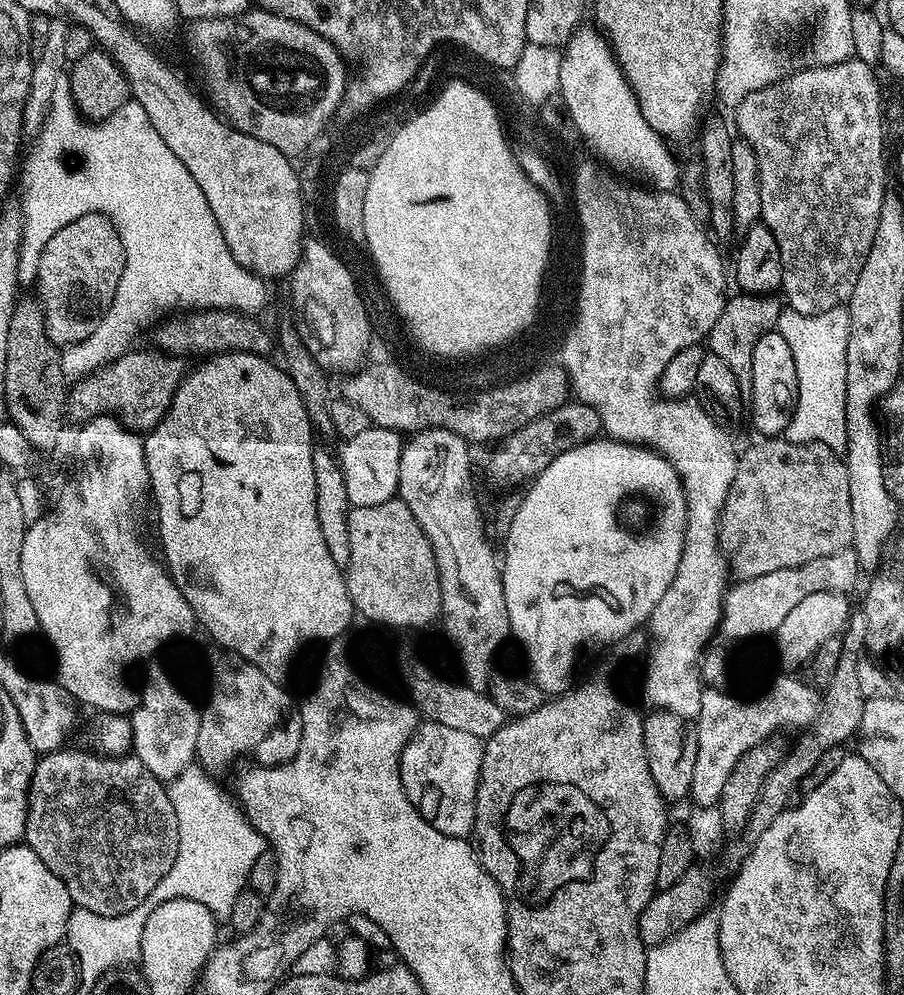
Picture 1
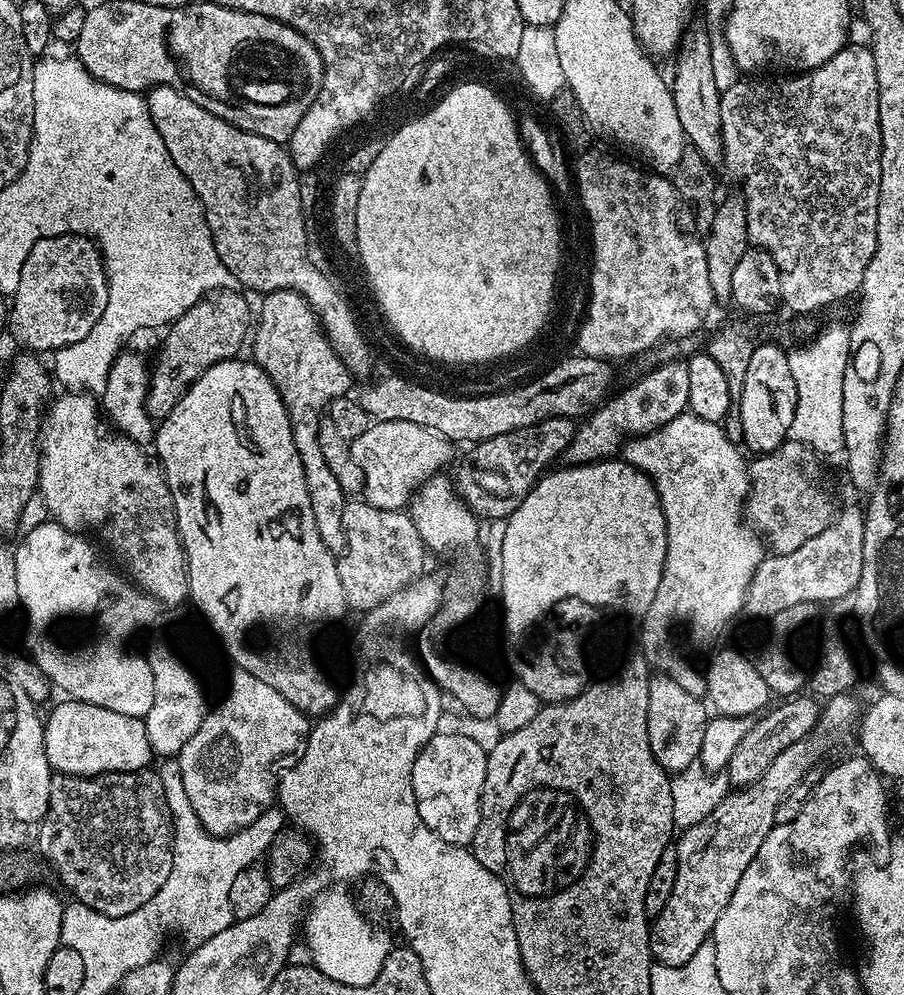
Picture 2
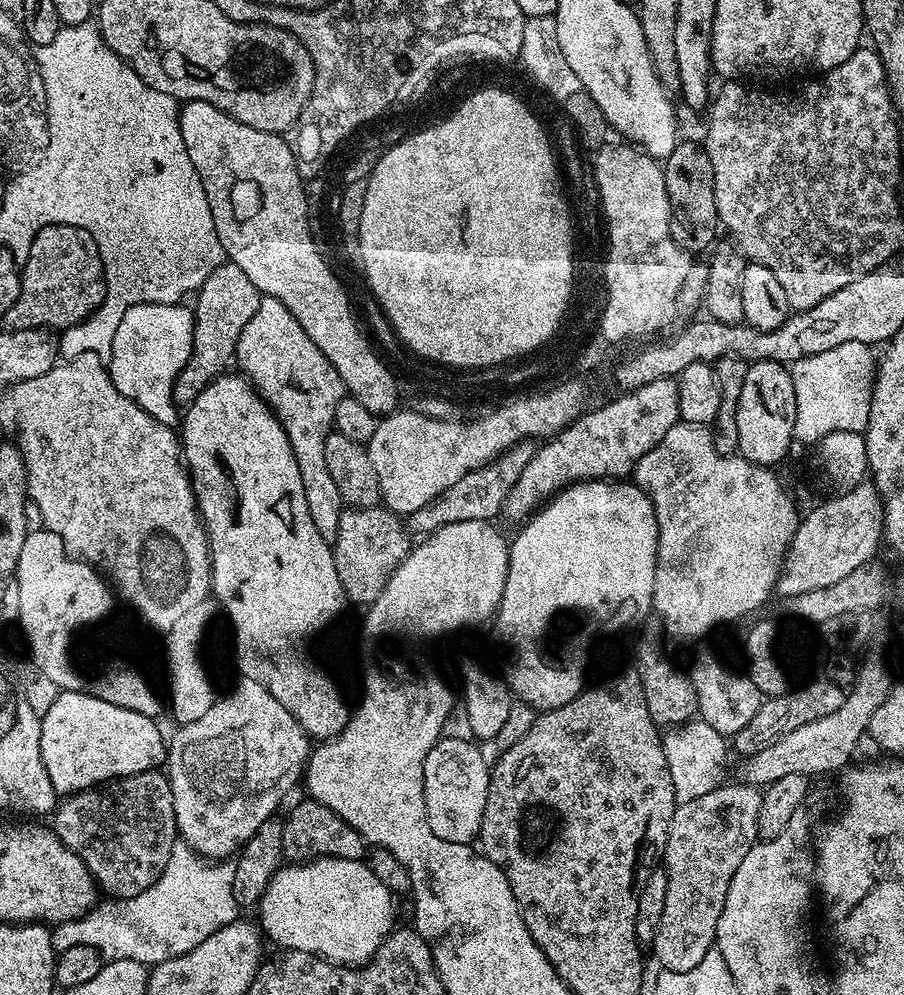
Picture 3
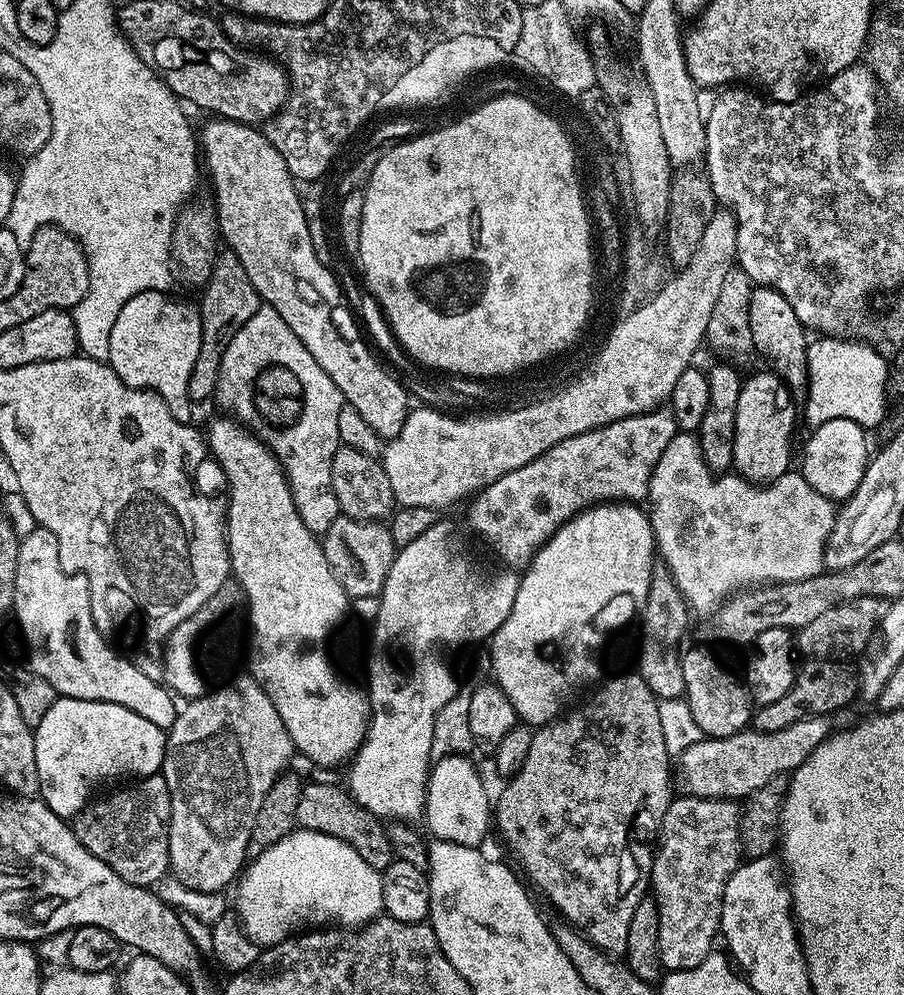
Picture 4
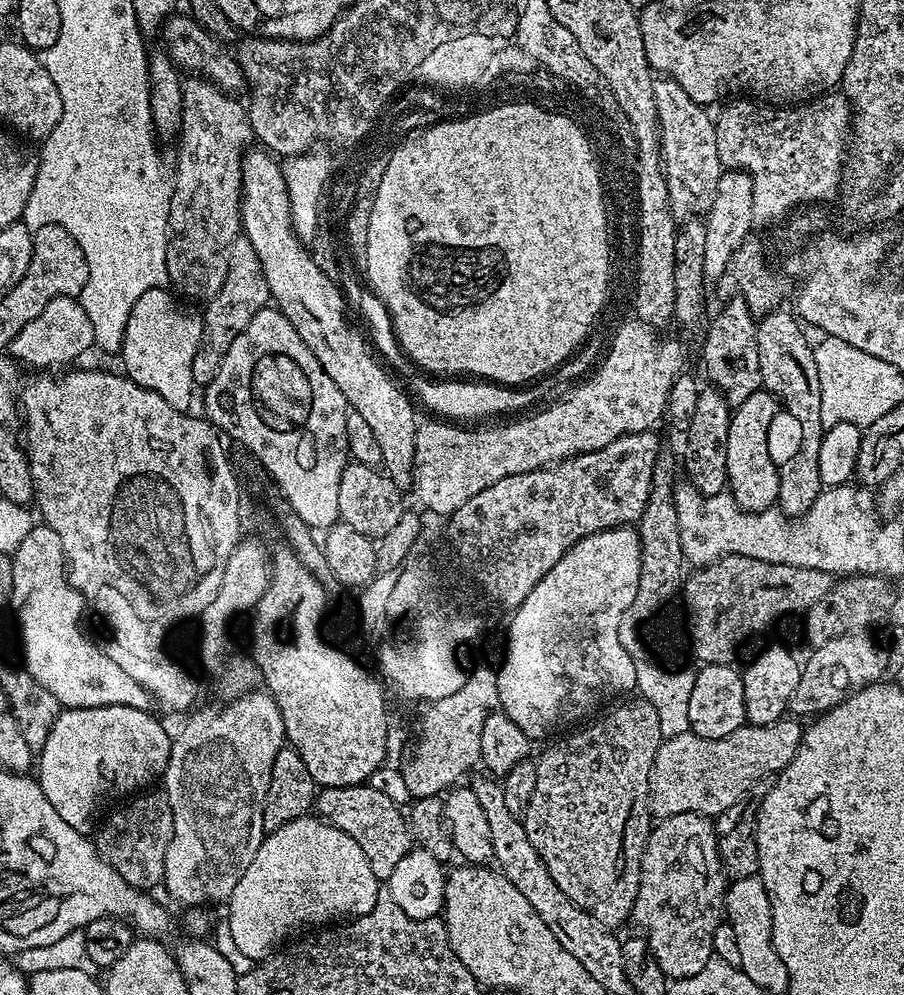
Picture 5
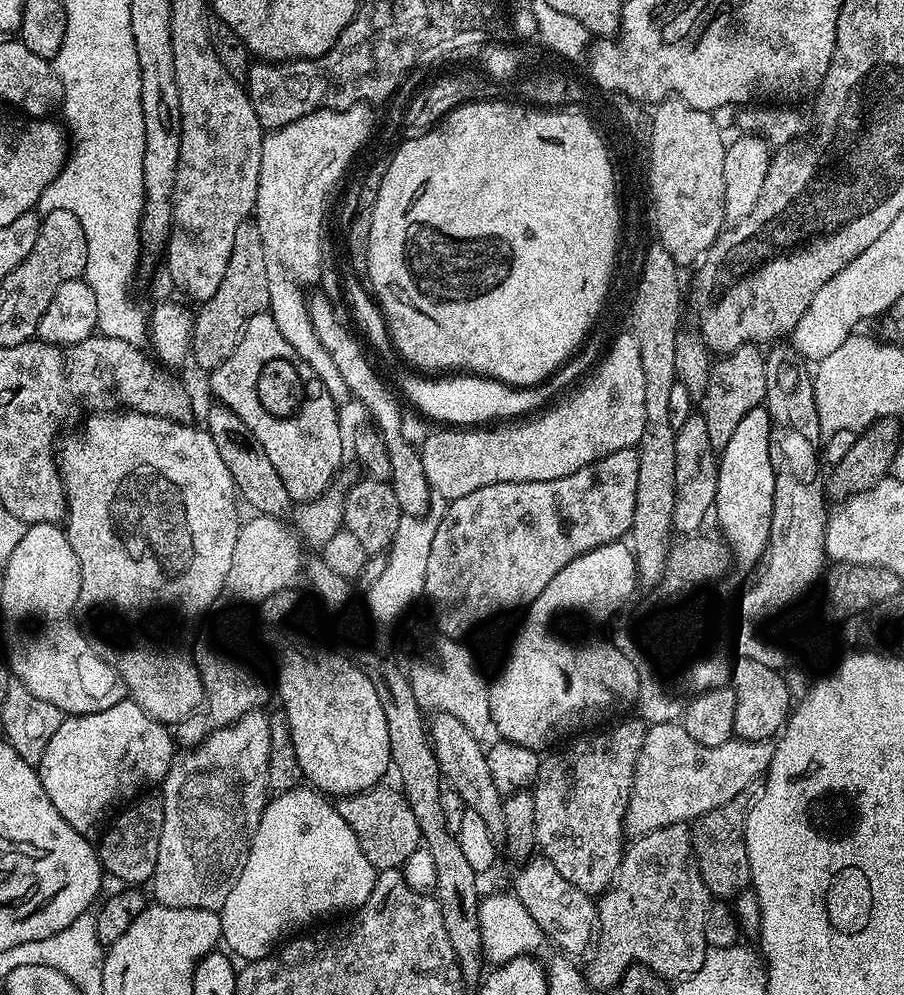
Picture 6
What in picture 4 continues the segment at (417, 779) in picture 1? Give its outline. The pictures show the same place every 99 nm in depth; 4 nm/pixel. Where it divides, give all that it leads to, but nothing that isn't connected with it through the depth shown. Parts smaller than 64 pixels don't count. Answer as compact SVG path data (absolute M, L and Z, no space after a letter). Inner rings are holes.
M452 755L437 759L428 773L428 798L424 816L435 839L454 842L458 846L480 848L488 836L488 824L493 823L494 808L488 804L484 780L476 773L467 755Z

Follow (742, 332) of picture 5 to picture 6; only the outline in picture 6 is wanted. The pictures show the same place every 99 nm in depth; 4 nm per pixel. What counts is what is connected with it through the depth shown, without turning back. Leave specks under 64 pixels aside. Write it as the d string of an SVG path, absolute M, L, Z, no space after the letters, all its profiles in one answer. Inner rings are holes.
M755 344L742 347L721 355L713 363L710 386L702 401L702 415L706 418L706 430L710 433L710 446L722 450L734 434L738 422L750 414L750 410L761 407L766 400L765 353Z

